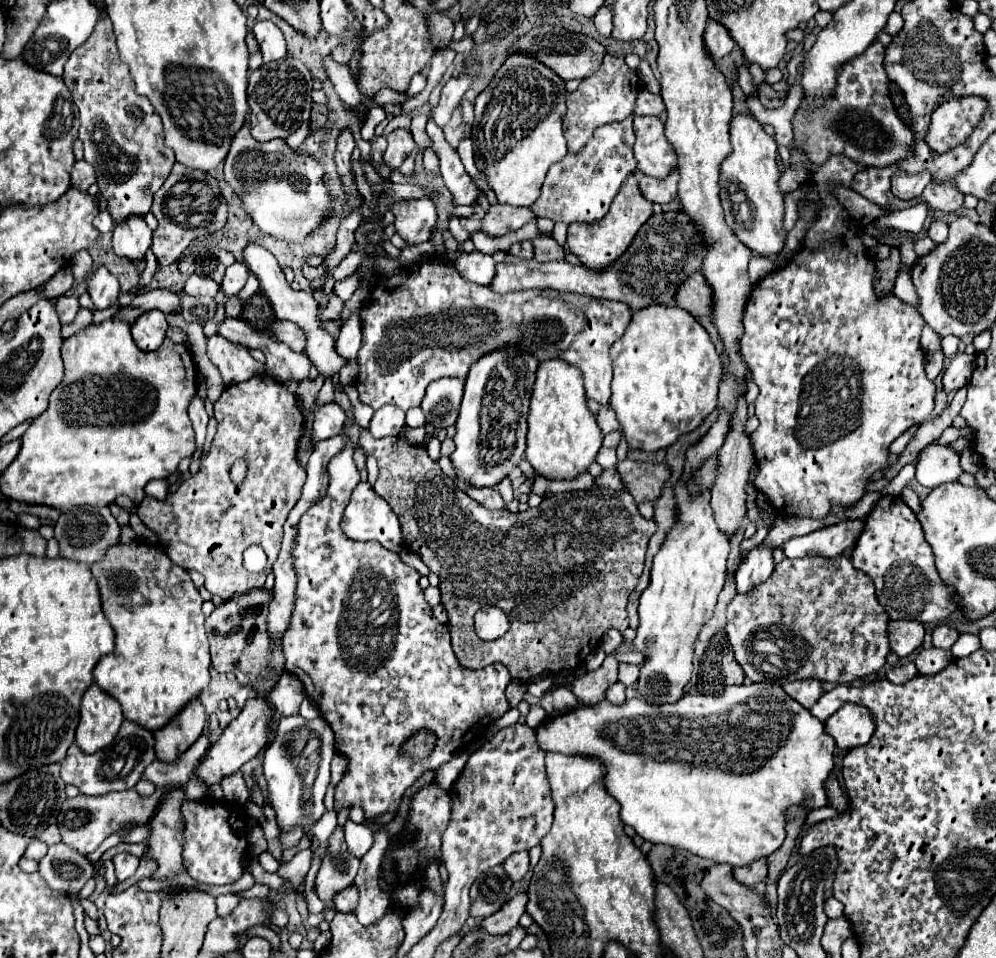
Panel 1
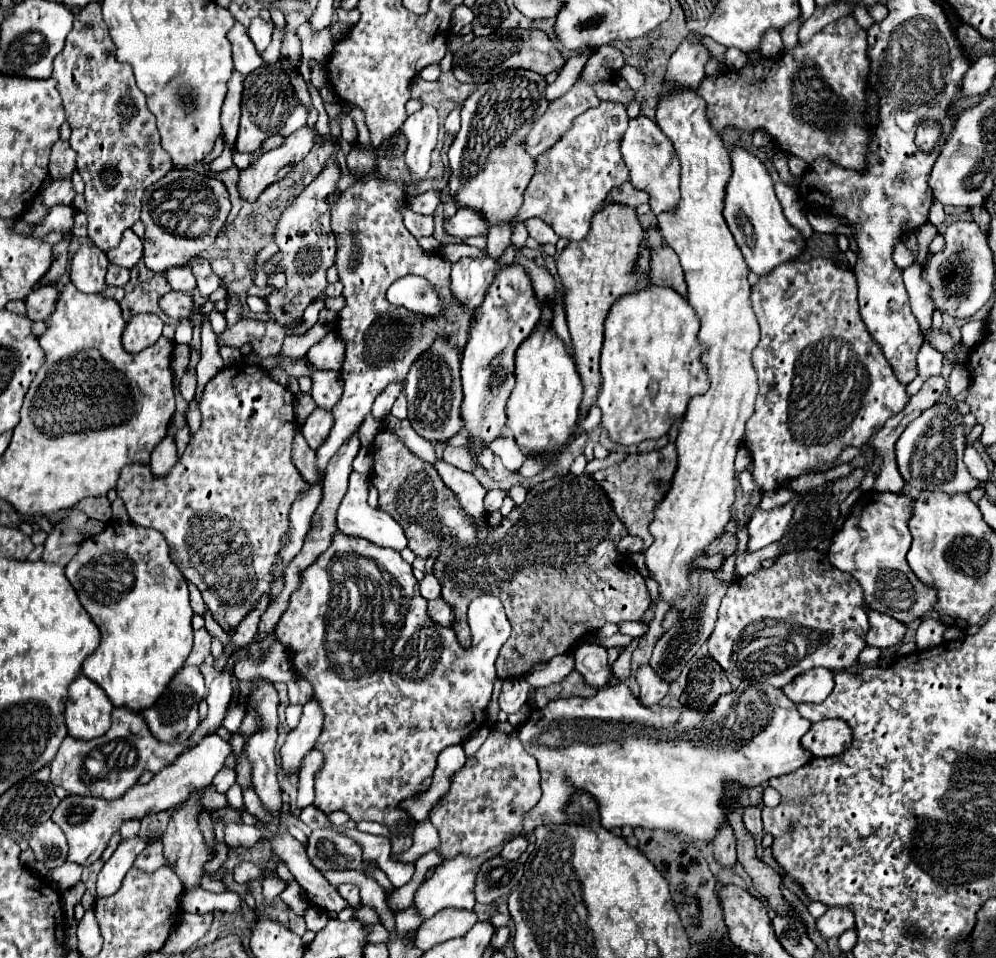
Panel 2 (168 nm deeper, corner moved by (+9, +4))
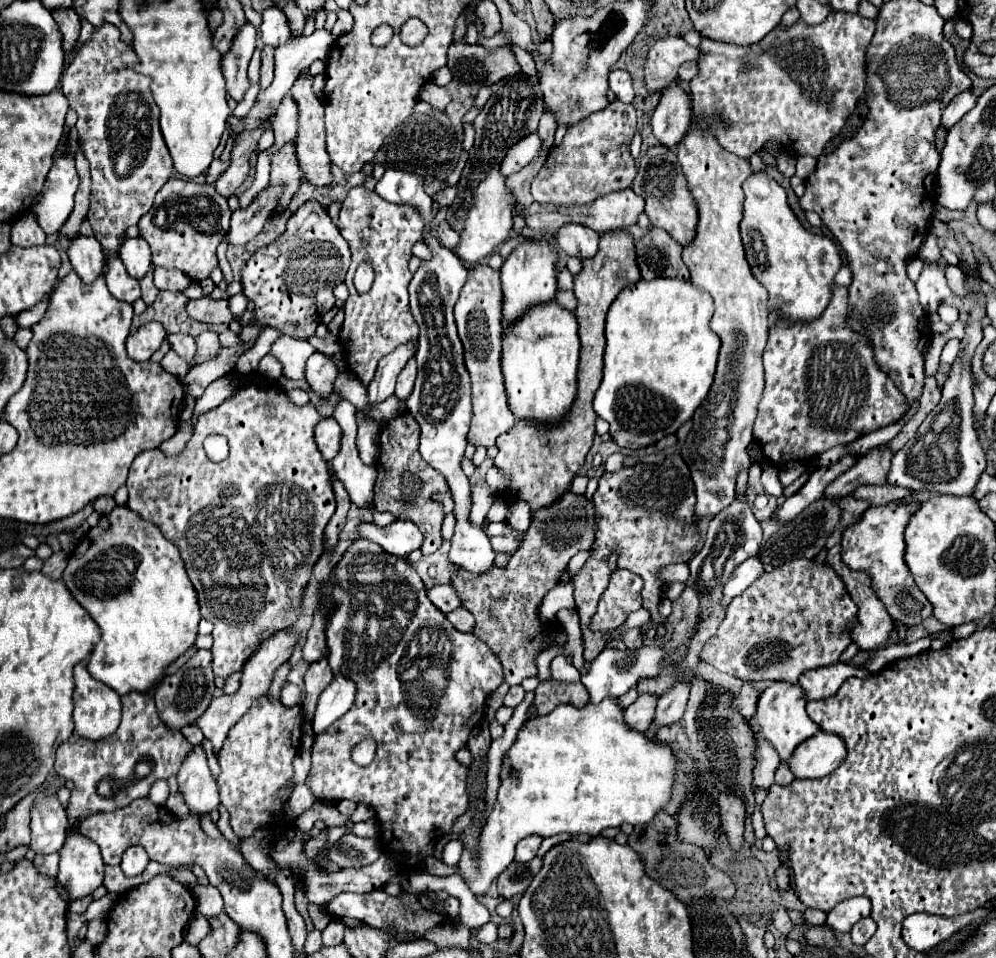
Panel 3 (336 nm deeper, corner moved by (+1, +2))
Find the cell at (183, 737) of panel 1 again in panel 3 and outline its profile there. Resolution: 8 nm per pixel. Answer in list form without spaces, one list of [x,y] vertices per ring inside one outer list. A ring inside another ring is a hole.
[[[200,649],[180,671],[176,671],[174,675],[166,675],[156,691],[154,691],[154,699],[156,699],[156,709],[158,709],[158,717],[170,727],[170,729],[182,729],[186,725],[196,723],[202,713],[206,711],[206,707],[212,701],[212,693],[214,693],[214,673],[212,673],[212,655],[206,649]]]

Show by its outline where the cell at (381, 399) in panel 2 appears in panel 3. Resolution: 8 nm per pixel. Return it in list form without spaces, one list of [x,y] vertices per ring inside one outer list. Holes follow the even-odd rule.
[[[410,359],[410,361],[406,363],[406,367],[402,369],[402,373],[398,375],[394,395],[396,395],[400,401],[404,401],[406,395],[410,395],[410,391],[414,389],[414,381],[416,381],[416,359]]]

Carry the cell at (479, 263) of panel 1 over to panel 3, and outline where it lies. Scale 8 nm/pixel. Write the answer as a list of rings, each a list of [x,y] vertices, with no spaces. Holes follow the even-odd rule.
[[[476,263],[468,267],[468,279],[460,291],[460,299],[454,307],[454,317],[458,325],[458,335],[464,345],[466,369],[472,377],[472,407],[474,417],[468,433],[468,441],[474,445],[492,447],[496,439],[506,433],[516,421],[506,403],[504,379],[500,369],[500,321],[502,321],[502,291],[500,291],[500,271],[486,263]]]

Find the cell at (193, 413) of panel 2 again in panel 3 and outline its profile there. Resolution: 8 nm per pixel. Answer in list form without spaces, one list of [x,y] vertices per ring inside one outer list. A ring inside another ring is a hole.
[[[204,331],[202,335],[196,337],[196,363],[206,363],[210,359],[214,359],[214,355],[218,355],[218,351],[222,349],[220,345],[220,333],[216,331]]]

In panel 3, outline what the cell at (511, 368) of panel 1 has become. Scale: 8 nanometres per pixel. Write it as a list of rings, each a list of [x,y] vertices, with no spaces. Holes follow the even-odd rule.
[[[530,241],[510,253],[500,269],[502,281],[502,327],[512,327],[526,311],[556,295],[556,251],[544,241]]]

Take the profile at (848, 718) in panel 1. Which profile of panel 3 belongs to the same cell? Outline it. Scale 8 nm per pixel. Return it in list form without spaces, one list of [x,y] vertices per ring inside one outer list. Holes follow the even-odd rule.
[[[818,731],[798,745],[790,759],[790,769],[796,779],[818,779],[832,773],[846,759],[846,745],[840,735]]]

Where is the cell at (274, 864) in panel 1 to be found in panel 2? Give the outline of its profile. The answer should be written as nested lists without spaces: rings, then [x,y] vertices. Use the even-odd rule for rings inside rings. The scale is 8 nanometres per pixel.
[[[230,823],[224,829],[224,841],[228,847],[252,847],[260,837],[264,837],[264,833],[258,827],[248,827],[244,823],[236,825]]]

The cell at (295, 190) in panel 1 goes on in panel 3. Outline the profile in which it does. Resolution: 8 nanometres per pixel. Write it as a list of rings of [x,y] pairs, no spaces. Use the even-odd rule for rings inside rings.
[[[246,23],[238,37],[234,39],[234,45],[228,53],[224,53],[222,57],[222,71],[224,71],[224,77],[226,77],[226,89],[228,89],[228,95],[240,103],[250,87],[250,81],[248,81],[248,63],[250,63],[250,57],[256,49],[256,29],[254,25]]]

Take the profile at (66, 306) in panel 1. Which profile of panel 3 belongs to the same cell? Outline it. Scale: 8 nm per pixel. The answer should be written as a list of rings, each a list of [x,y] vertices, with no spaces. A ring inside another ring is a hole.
[[[46,295],[46,299],[42,299],[42,303],[36,303],[34,307],[22,311],[22,313],[16,317],[18,325],[20,325],[20,327],[32,327],[34,323],[38,323],[38,319],[42,319],[42,315],[46,313],[48,299],[50,299],[50,295]]]

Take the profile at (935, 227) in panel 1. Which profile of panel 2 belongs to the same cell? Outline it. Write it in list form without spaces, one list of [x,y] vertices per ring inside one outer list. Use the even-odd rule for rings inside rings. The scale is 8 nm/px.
[[[926,223],[922,225],[922,229],[916,231],[916,237],[918,237],[918,257],[916,257],[916,263],[918,265],[924,265],[926,259],[930,257],[930,251],[928,251],[928,245],[930,241],[936,237],[936,227],[932,223]]]

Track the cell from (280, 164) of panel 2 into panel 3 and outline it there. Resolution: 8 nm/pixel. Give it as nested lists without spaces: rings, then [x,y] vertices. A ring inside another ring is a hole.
[[[262,189],[246,209],[234,211],[230,221],[230,231],[226,235],[228,243],[242,245],[254,239],[262,231],[266,215],[270,215],[270,207],[274,207],[274,191]]]

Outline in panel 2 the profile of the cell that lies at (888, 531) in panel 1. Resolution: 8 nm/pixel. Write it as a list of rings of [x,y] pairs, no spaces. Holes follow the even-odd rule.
[[[866,491],[852,507],[844,525],[836,531],[828,559],[834,567],[850,573],[864,591],[864,601],[870,609],[890,615],[908,625],[914,619],[934,609],[934,589],[926,589],[922,581],[910,573],[906,553],[910,549],[910,531],[906,521],[912,517],[914,497],[904,493]]]

